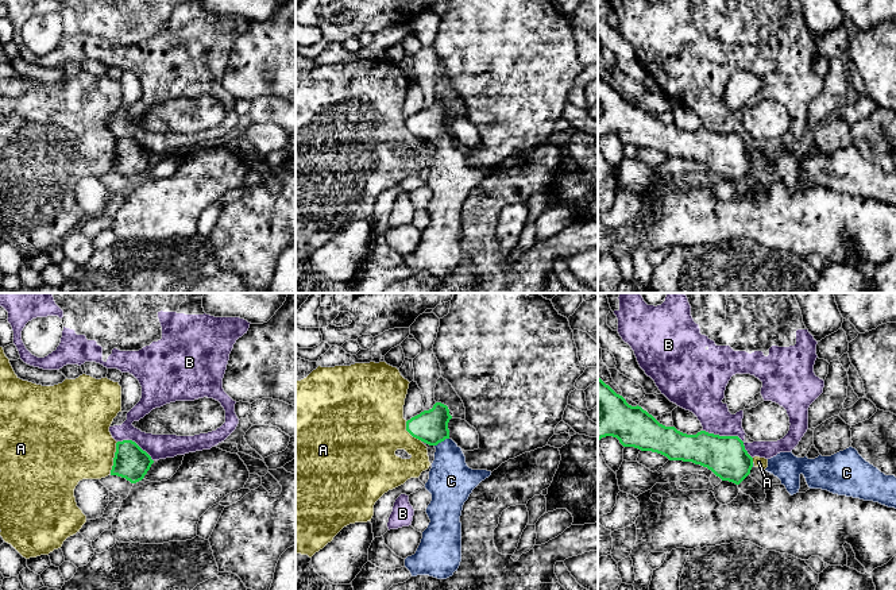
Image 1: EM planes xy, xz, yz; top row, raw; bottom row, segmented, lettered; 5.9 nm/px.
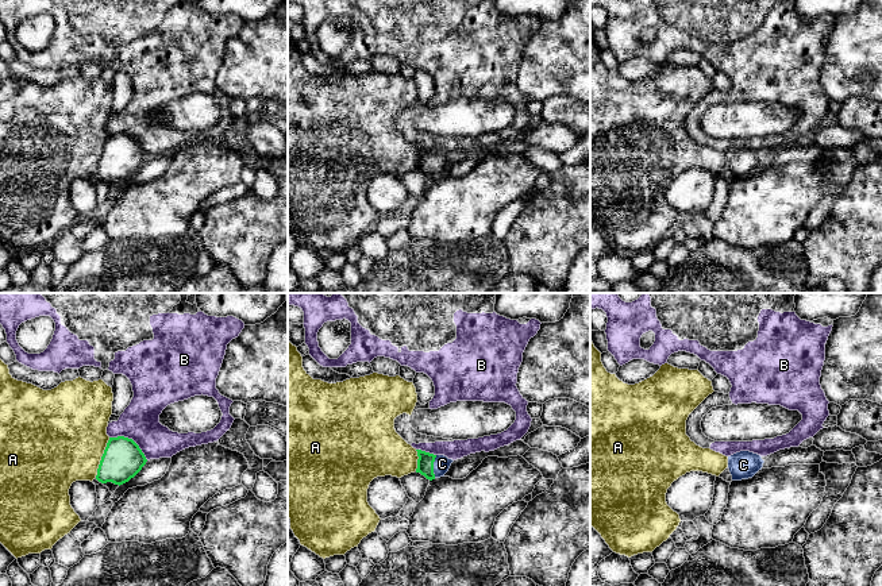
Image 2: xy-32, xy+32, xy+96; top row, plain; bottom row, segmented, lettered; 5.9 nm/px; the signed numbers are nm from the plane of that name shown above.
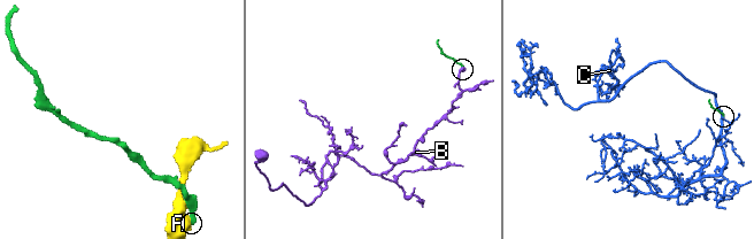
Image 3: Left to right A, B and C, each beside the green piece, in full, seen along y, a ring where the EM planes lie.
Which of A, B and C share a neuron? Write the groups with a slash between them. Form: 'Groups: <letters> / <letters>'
Groups: A / B / C

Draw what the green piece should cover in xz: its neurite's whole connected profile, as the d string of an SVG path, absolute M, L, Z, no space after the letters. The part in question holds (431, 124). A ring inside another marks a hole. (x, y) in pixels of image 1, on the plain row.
M436 100L432 107L406 119L406 128L436 146L425 186L432 192L426 205L430 217L422 230L414 252L405 257L412 274L429 273L447 277L461 259L461 220L464 200L472 188L491 173L487 167L472 167L461 146L449 135L452 116L447 103Z

